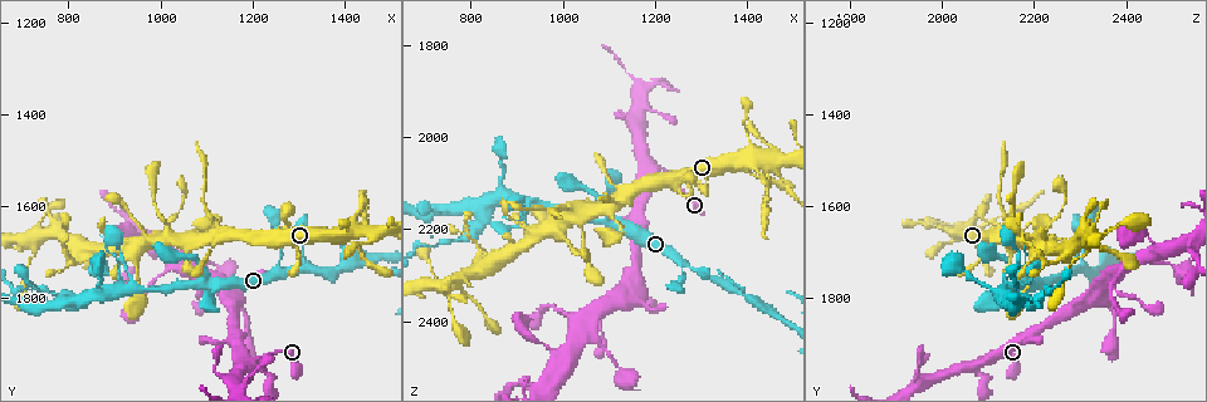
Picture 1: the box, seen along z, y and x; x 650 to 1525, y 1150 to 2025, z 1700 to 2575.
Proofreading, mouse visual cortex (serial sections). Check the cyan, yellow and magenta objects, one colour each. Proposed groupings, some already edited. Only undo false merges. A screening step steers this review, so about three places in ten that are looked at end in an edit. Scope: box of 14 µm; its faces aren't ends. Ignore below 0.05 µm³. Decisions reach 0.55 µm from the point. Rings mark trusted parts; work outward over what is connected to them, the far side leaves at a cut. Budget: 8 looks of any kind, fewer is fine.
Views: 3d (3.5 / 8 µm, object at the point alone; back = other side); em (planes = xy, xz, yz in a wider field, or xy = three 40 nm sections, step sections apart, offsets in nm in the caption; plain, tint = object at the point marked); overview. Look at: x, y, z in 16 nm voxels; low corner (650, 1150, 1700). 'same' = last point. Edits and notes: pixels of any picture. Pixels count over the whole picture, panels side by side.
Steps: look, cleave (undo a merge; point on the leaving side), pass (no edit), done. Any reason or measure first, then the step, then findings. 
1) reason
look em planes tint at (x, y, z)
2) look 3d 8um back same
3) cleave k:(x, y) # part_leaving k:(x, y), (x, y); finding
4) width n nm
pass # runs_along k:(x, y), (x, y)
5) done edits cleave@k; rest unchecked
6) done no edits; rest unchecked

thin arm on a thick one
look 3d 3.5um at (1415, 1655, 2040)

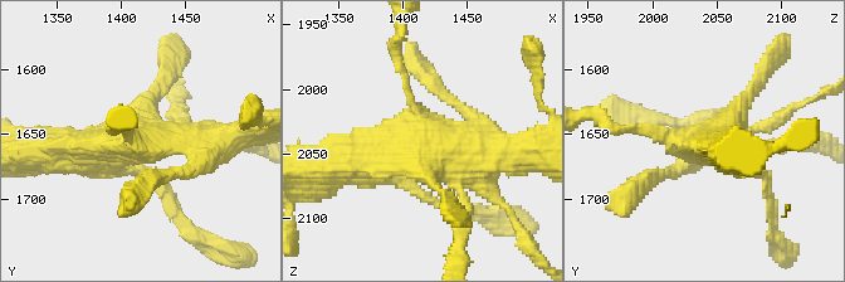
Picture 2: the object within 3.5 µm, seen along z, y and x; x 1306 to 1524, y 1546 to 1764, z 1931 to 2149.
need the tissue
look em xy step 1 tint at (1420, 1650, 2044)

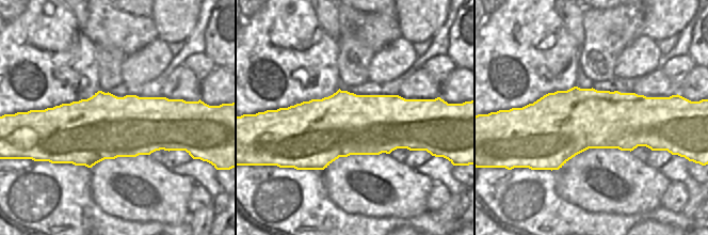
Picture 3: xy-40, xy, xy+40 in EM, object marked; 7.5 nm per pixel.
pass # runs_along 2:(69, 149), (138, 137), (231, 137); all the same cell

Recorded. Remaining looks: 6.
four or more arms meet
look 3d 3.5um at (1195, 1935, 2080)

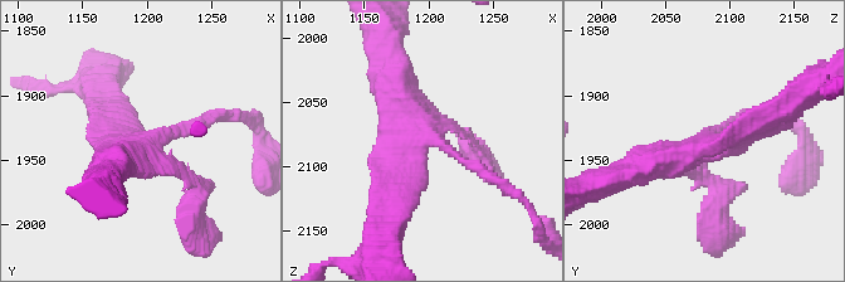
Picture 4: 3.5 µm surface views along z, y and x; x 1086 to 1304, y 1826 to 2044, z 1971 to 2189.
pass # all the same cell

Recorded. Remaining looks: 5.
thin neck
look 3d 3.5um at (770, 1790, 2215)

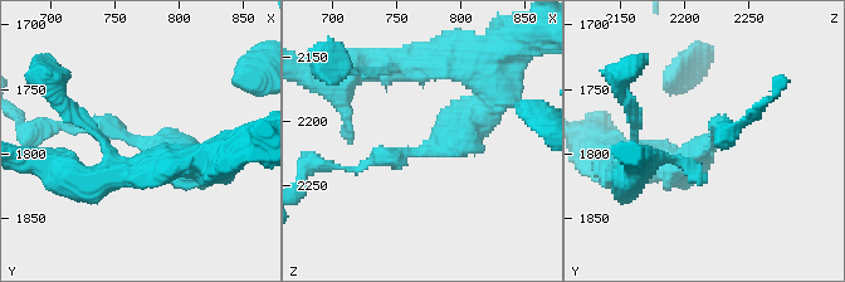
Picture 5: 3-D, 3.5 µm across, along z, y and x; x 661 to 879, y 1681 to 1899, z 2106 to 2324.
now the EM
look em xy step 2 tint at (770, 1796, 2222)

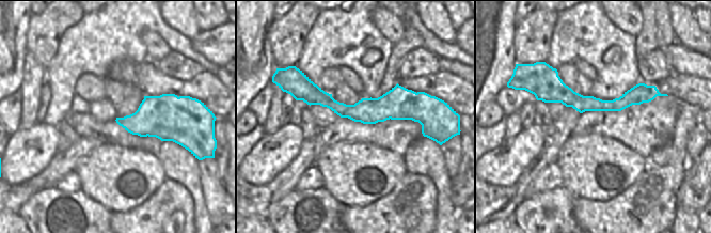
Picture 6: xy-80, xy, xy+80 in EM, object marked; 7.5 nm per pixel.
cleave 5:(120, 134) # part_leaving 5:(447, 139), (358, 168), (331, 165); a second cell is stuck on

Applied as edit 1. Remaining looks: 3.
done edits cleave@5; rest unchecked

